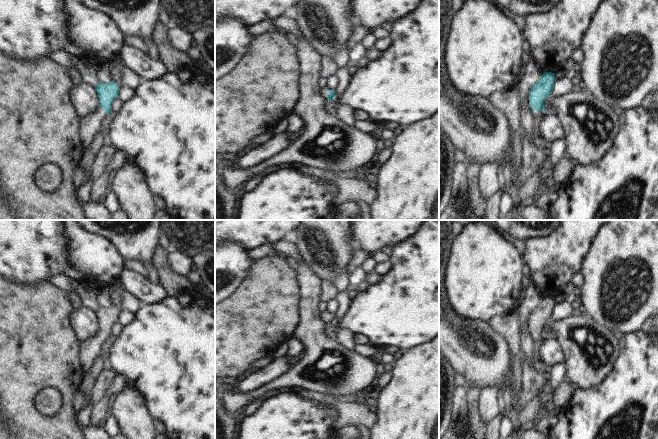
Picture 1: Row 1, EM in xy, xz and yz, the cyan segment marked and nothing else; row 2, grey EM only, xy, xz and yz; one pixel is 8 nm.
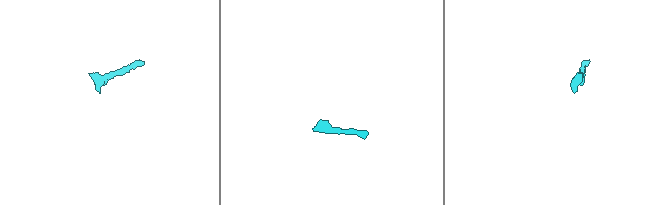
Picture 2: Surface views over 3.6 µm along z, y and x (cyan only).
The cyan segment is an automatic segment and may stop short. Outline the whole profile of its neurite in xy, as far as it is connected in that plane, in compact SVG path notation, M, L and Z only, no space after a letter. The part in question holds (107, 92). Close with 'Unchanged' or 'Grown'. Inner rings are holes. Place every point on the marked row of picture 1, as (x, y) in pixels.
M114 81L99 82L95 91L99 97L99 108L79 118L79 139L84 147L93 141L96 132L102 127L106 115L111 114L111 103L119 95L119 86Z. Grown.

